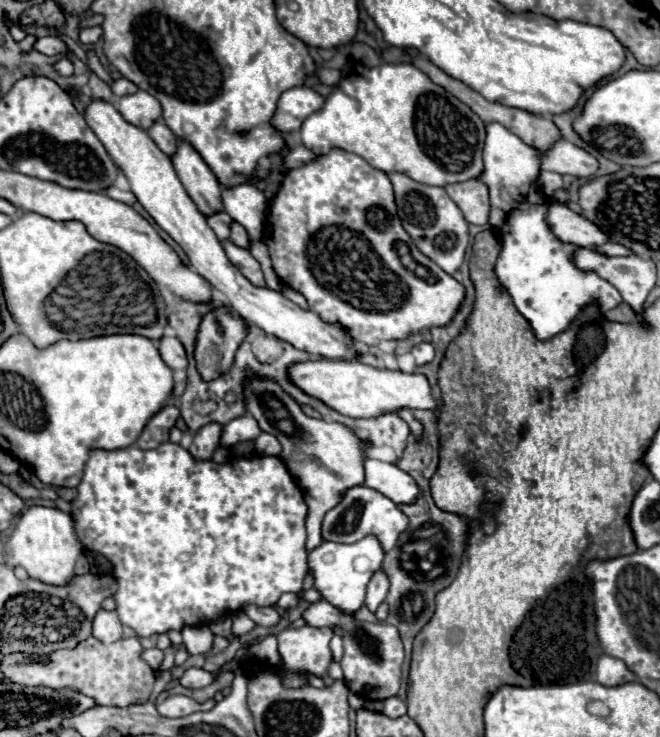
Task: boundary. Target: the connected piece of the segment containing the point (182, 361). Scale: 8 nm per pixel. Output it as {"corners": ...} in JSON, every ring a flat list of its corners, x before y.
{"corners":[[162,336,158,340,158,350,162,360,172,368,172,370,184,370,188,360,186,360,186,352,180,344,178,338,170,338,170,336]]}

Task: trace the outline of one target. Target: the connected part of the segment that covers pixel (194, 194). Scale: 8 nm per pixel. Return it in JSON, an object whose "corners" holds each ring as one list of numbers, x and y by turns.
{"corners":[[178,140,178,152,172,156,172,164,186,192,204,216,222,212,222,186,212,170,200,158,200,154,184,140]]}

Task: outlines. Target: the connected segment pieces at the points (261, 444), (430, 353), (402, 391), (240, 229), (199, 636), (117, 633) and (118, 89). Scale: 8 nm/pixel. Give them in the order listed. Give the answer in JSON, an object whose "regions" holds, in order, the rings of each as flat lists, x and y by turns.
{"regions":[[[262,432,262,434,254,440,254,444,256,444,256,452,258,452,258,454,272,454,272,456,278,456,278,454,280,454,280,442,278,442,272,434]],[[422,342,422,344,414,346,412,354,414,354,414,358,416,358,416,364,418,364,418,366,428,364,428,362,432,362,432,360,434,360,434,346,432,346,430,342]],[[306,360,294,362,288,366,288,380,296,384,304,394,324,402,328,408,352,416,352,418,370,418,398,408,438,408,438,392,430,388,426,376,422,374,404,374,392,370,378,370,362,362,342,362,342,360]],[[232,222,232,236,230,236,230,240,236,244,236,246,240,246,240,248,250,248,250,240,248,240,248,232,244,230,244,226,240,226,238,222]],[[206,624,202,626,188,626,182,630,184,646,190,654,206,654,212,646,212,632]],[[98,610,92,626,92,634,102,642,114,642,122,638,122,624,116,612,112,610]],[[120,78,120,80,114,80,112,92,120,98,120,96,128,96,128,94,132,94,132,92,138,92,138,88,136,88,136,84,132,84,130,80]]]}

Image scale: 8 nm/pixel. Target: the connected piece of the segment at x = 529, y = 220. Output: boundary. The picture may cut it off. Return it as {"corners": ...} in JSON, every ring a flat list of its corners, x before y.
{"corners":[[486,124,486,142,484,142,484,172,478,176,482,184,488,186,490,194,490,228,502,240,502,250,496,260,496,278,510,294,518,312,530,322,534,336,538,340,550,340,560,332,568,330,572,320,580,314,580,308,596,304,600,312,612,310,622,302,620,292,608,284,608,280,596,276,596,272,584,272,572,264,572,252,576,252,576,244,564,244,552,236,552,228,548,228,548,220,544,220,544,212,548,212,550,198,542,192,538,184,540,176,540,156,536,148,524,144,516,134,508,132,502,124]]}

